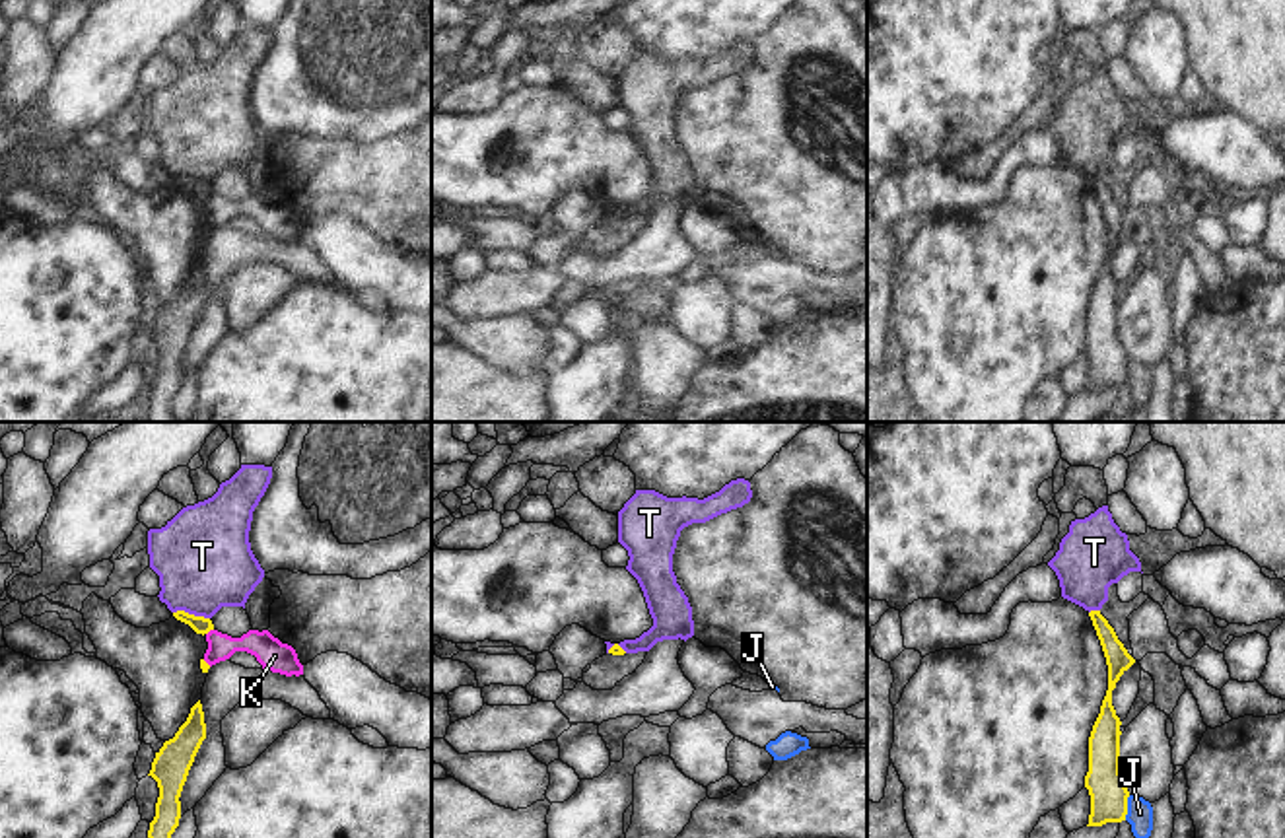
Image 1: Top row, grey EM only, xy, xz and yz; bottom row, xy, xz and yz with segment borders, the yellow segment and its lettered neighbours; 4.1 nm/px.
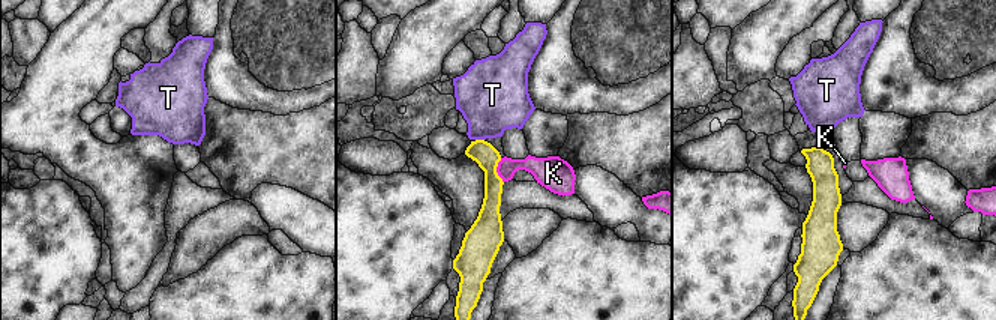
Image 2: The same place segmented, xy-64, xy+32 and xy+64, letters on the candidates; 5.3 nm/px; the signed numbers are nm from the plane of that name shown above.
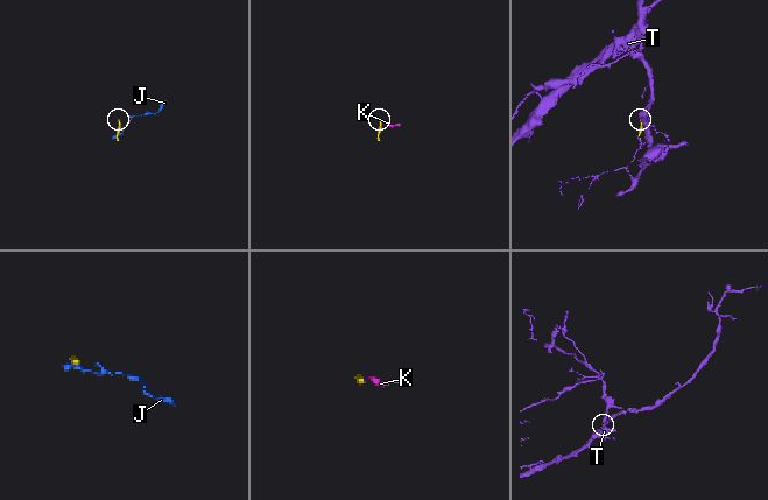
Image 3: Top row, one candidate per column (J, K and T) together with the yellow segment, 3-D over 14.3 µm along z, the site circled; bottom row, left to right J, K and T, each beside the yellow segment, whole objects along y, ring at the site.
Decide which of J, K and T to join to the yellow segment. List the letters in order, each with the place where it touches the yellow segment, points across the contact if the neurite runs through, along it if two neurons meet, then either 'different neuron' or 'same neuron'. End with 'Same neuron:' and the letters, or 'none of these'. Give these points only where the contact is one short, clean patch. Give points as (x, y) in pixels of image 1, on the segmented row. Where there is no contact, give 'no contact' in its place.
J: yz (1126, 807) | along yz (1130, 796), (1124, 819) | different neuron
K: xy (208, 630) | along xy (212, 628), (207, 634) | different neuron
T: xy (191, 615) | along xy (173, 611), (208, 619) | different neuron
Same neuron: none of these

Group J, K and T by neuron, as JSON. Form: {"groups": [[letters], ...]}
{"groups": [["J"], ["K"], ["T"]]}

